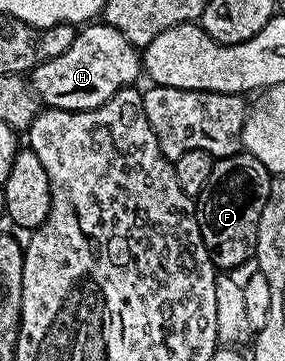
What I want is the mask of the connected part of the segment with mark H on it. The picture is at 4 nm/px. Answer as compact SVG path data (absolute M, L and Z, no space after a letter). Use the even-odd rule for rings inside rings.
M87 23L76 32L73 43L57 55L57 59L41 61L29 74L29 84L36 97L46 108L64 109L65 111L89 111L106 103L110 97L117 95L117 91L136 84L135 80L141 77L141 53L117 27L109 27L105 23Z

